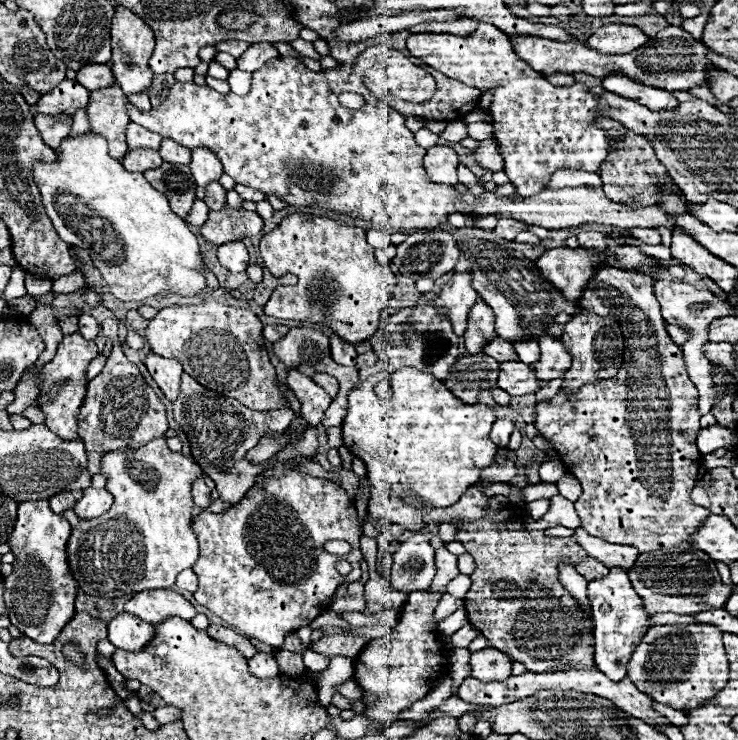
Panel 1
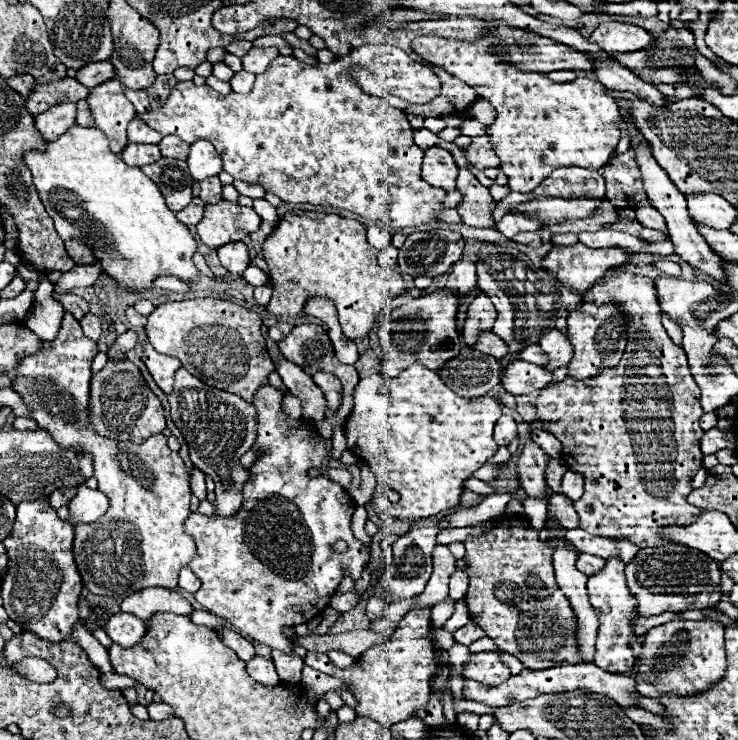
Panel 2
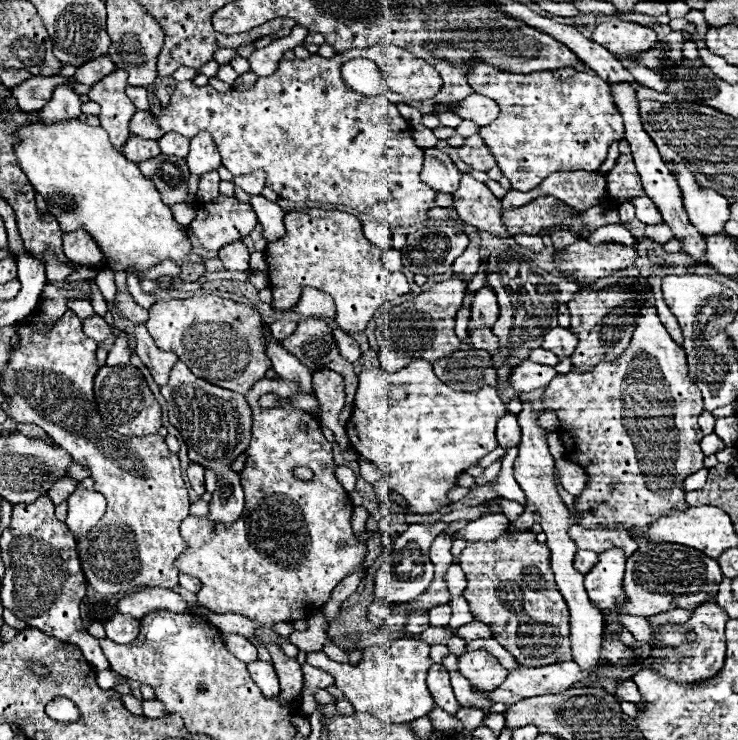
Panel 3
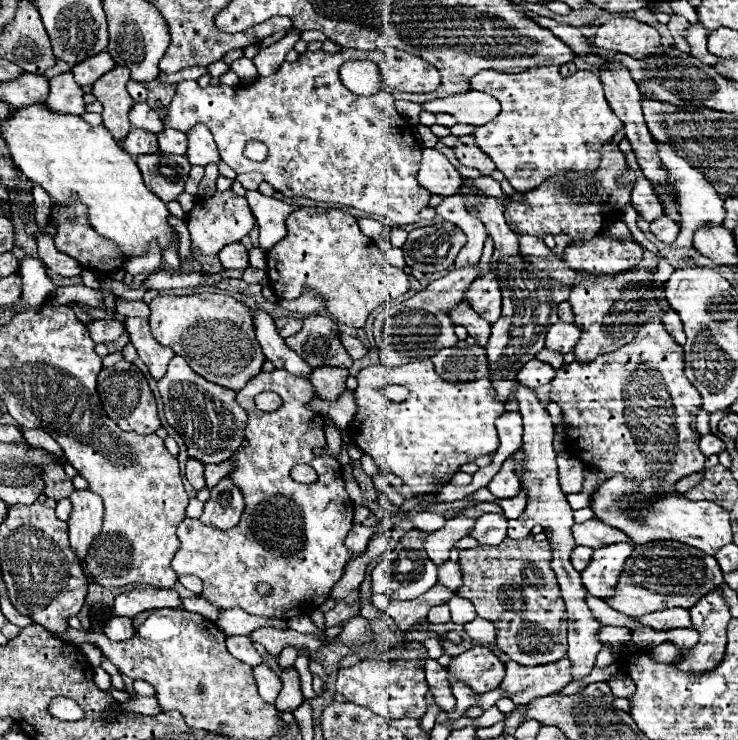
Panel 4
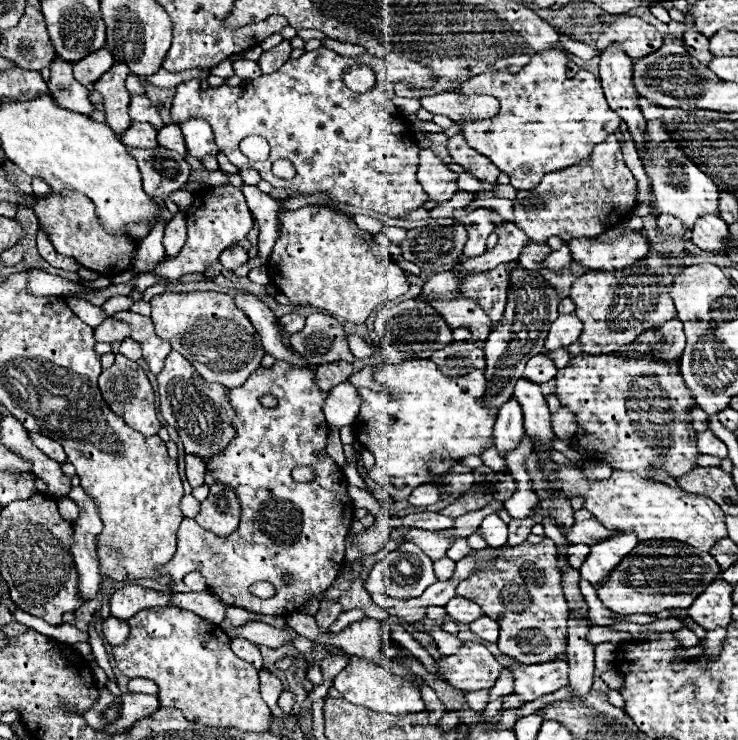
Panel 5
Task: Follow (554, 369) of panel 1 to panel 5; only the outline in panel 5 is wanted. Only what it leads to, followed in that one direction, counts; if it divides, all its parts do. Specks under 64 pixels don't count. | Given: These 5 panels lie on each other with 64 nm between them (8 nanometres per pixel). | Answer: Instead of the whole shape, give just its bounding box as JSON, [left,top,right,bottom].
[546,314,582,350]

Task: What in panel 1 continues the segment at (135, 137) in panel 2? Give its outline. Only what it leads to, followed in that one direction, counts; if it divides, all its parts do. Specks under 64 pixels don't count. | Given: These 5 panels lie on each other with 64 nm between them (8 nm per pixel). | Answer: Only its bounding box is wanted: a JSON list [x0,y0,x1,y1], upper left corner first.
[128,122,162,152]

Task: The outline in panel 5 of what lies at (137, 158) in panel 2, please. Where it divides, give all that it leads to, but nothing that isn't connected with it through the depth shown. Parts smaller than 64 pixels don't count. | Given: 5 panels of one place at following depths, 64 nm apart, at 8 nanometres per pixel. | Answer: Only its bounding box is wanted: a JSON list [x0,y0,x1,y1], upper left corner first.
[122,124,156,148]

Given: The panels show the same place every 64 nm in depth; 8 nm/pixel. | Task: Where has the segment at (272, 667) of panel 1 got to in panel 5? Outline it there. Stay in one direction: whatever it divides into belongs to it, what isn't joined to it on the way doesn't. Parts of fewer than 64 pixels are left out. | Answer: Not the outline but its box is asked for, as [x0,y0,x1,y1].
[258,668,286,716]

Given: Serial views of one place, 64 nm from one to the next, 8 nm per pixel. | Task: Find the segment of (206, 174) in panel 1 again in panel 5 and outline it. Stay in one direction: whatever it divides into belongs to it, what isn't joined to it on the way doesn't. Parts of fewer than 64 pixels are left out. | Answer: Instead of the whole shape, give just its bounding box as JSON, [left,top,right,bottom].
[180,118,218,160]

